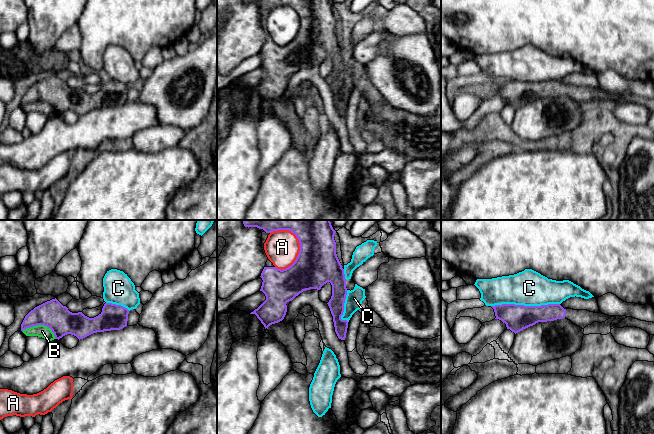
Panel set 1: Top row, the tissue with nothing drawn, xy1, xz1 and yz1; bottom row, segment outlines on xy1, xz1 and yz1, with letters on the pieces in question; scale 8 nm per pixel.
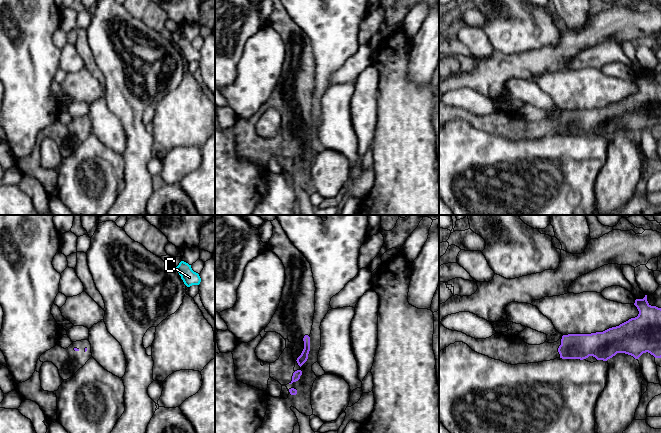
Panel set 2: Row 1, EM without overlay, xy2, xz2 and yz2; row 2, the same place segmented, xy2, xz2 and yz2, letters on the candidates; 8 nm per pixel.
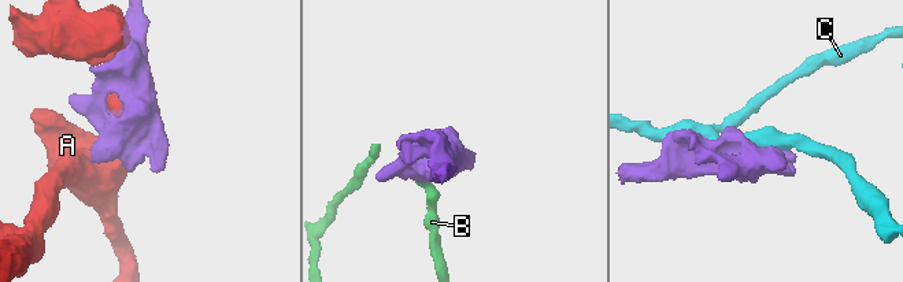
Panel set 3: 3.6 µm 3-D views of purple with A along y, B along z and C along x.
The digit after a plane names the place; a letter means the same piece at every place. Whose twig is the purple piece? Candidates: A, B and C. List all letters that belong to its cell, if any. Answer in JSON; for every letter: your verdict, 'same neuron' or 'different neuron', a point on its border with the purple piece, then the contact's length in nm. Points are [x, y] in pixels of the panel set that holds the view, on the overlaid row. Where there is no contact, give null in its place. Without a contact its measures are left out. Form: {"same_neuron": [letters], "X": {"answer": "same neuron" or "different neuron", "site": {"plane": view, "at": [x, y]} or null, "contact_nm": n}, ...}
{"same_neuron": [], "A": {"answer": "different neuron", "site": {"plane": "xz1", "at": [299, 253]}, "contact_nm": 340}, "B": {"answer": "different neuron", "site": {"plane": "xy1", "at": [41, 324]}, "contact_nm": 280}, "C": {"answer": "different neuron", "site": {"plane": "yz1", "at": [525, 306]}, "contact_nm": 550}}

